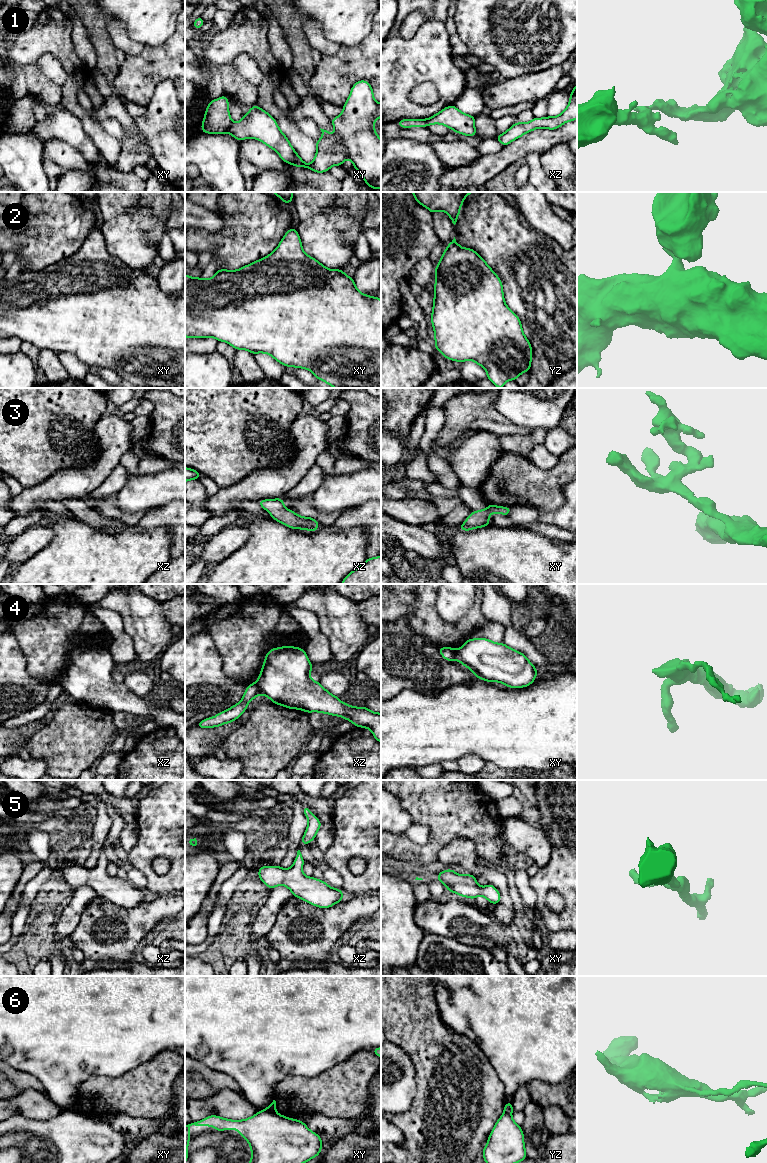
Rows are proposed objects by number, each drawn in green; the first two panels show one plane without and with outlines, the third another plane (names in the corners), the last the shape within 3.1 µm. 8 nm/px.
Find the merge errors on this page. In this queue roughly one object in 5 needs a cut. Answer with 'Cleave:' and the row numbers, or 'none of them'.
Cleave: 1, 4, 6

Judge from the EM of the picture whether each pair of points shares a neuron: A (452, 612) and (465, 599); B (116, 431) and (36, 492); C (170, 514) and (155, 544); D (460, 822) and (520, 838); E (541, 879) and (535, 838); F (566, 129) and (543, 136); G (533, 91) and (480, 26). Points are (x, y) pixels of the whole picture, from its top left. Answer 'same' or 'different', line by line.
A: same
B: same
C: different
D: different
E: different
F: same
G: different

